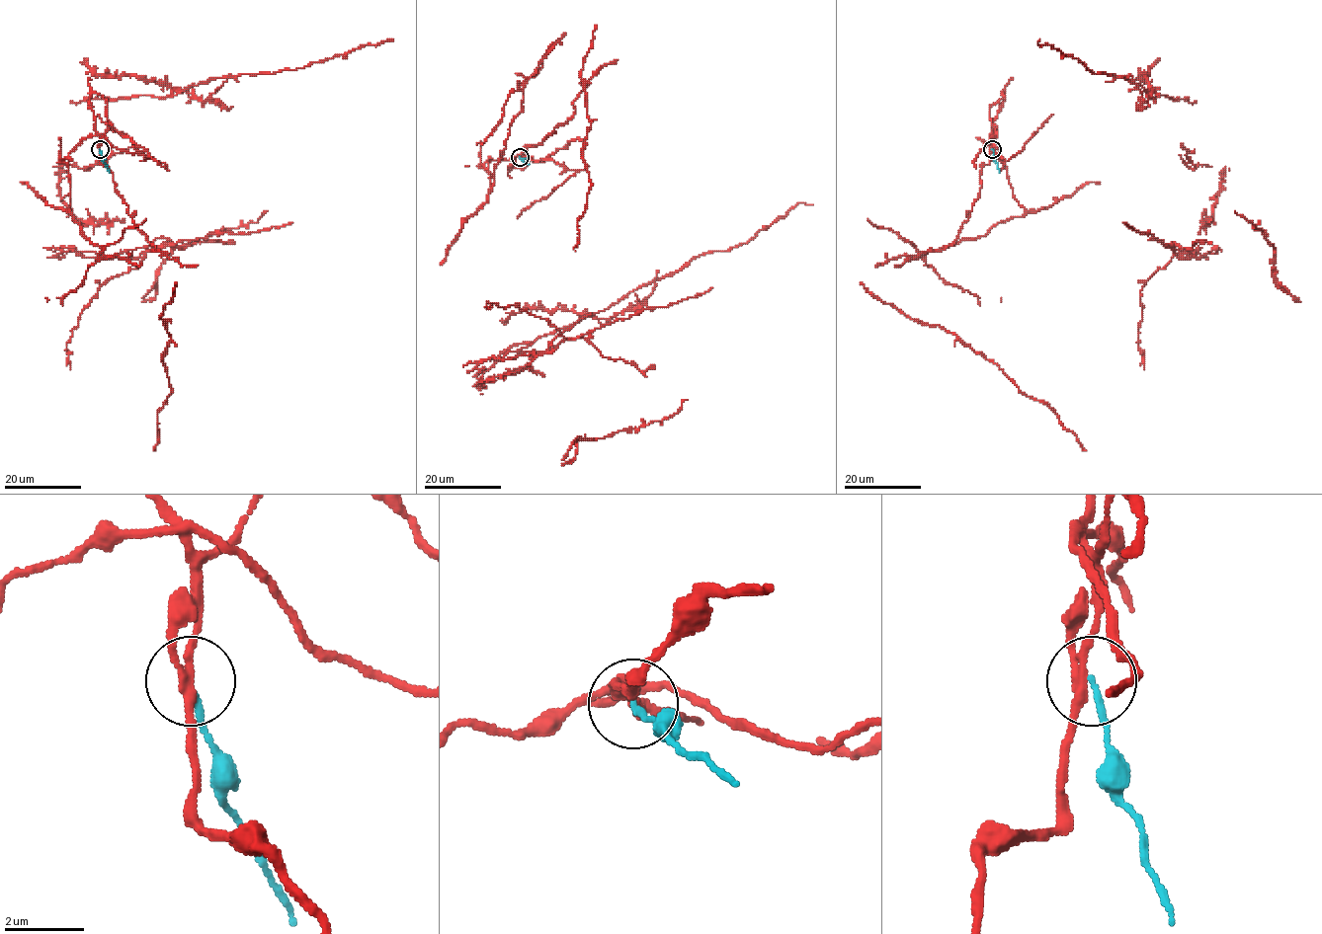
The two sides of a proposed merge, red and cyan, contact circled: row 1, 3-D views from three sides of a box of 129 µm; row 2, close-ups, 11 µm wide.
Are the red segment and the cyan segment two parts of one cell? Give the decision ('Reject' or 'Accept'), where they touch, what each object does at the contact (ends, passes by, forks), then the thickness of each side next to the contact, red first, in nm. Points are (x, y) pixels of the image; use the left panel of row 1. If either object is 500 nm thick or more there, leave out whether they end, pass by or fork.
Reject. Place: (100, 149). At the ring red forks. At the ring cyan ends. Thickness 200 nm (red) against 150 nm

